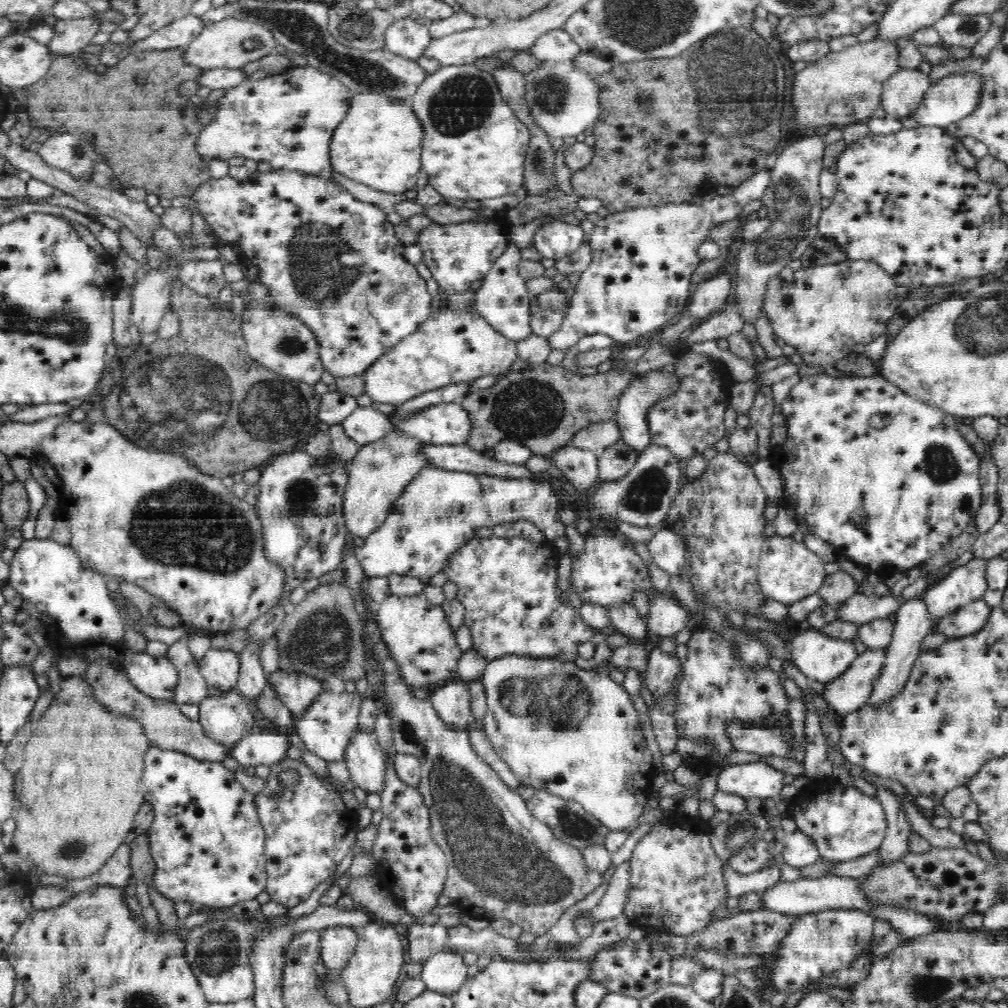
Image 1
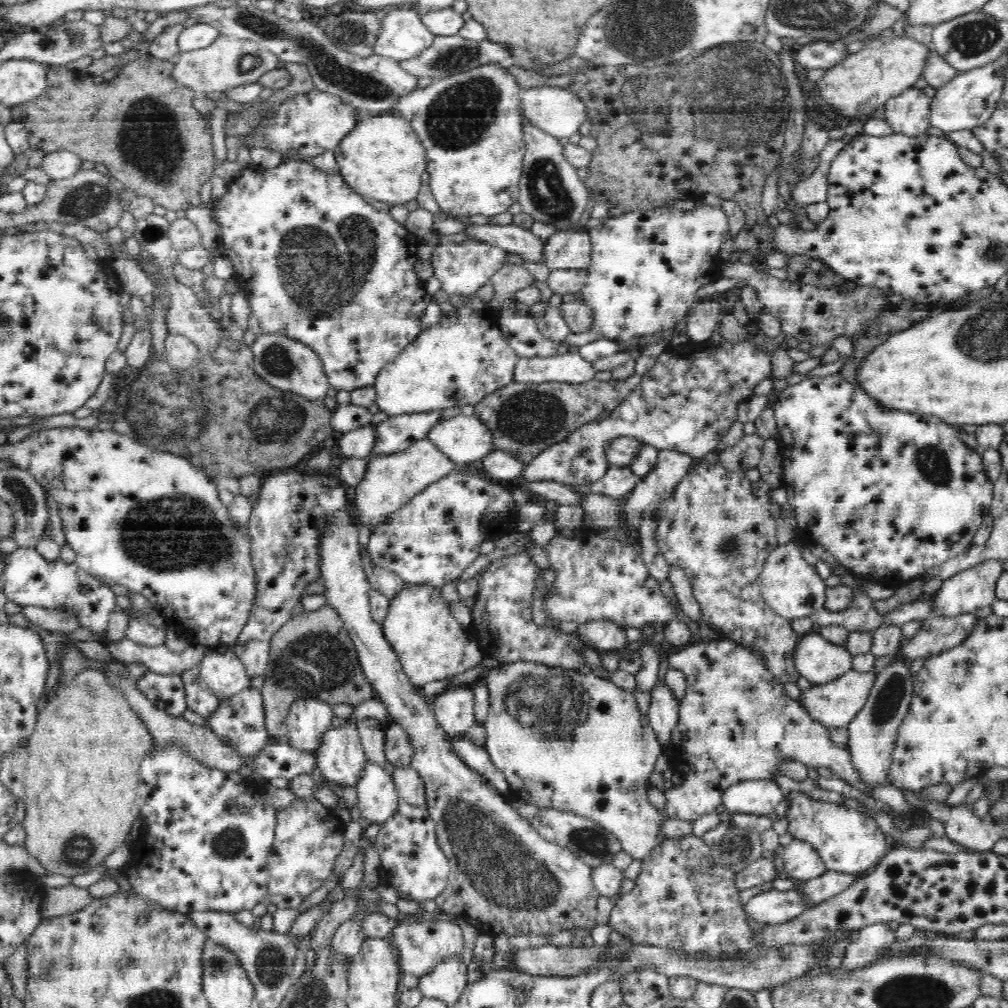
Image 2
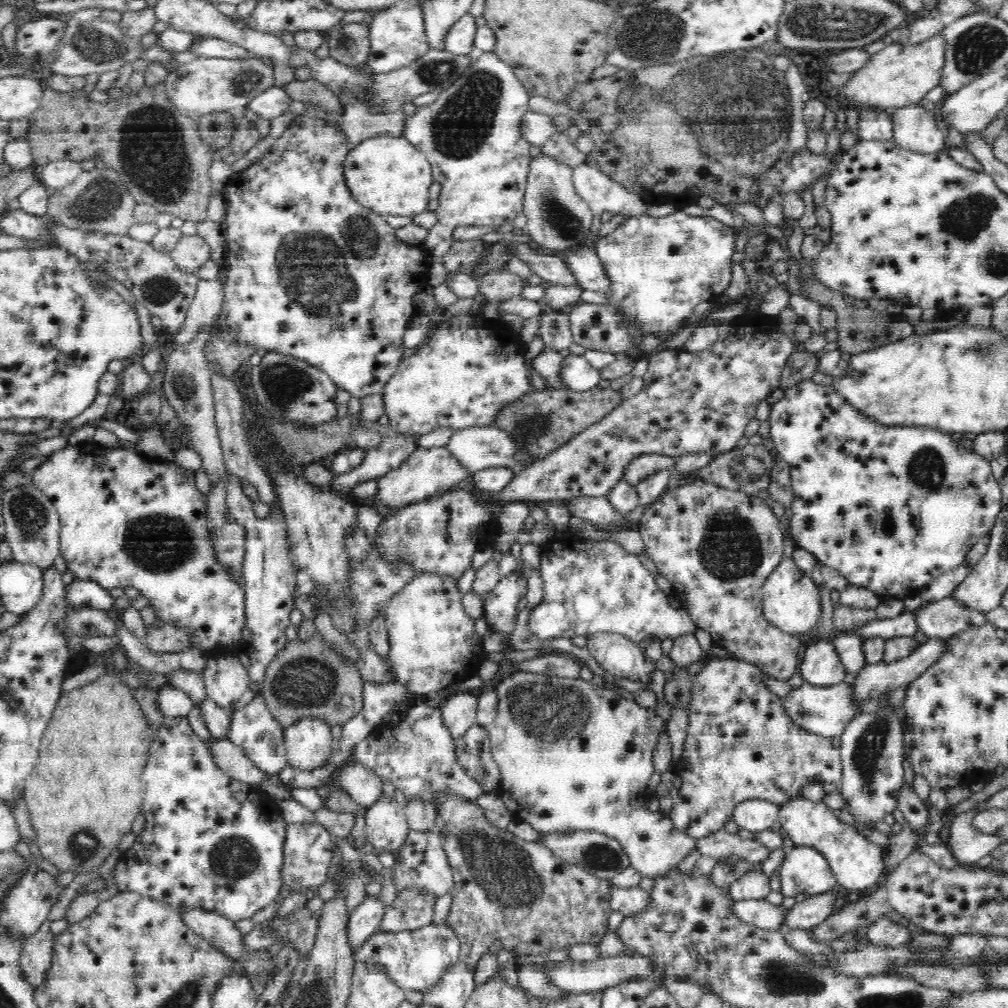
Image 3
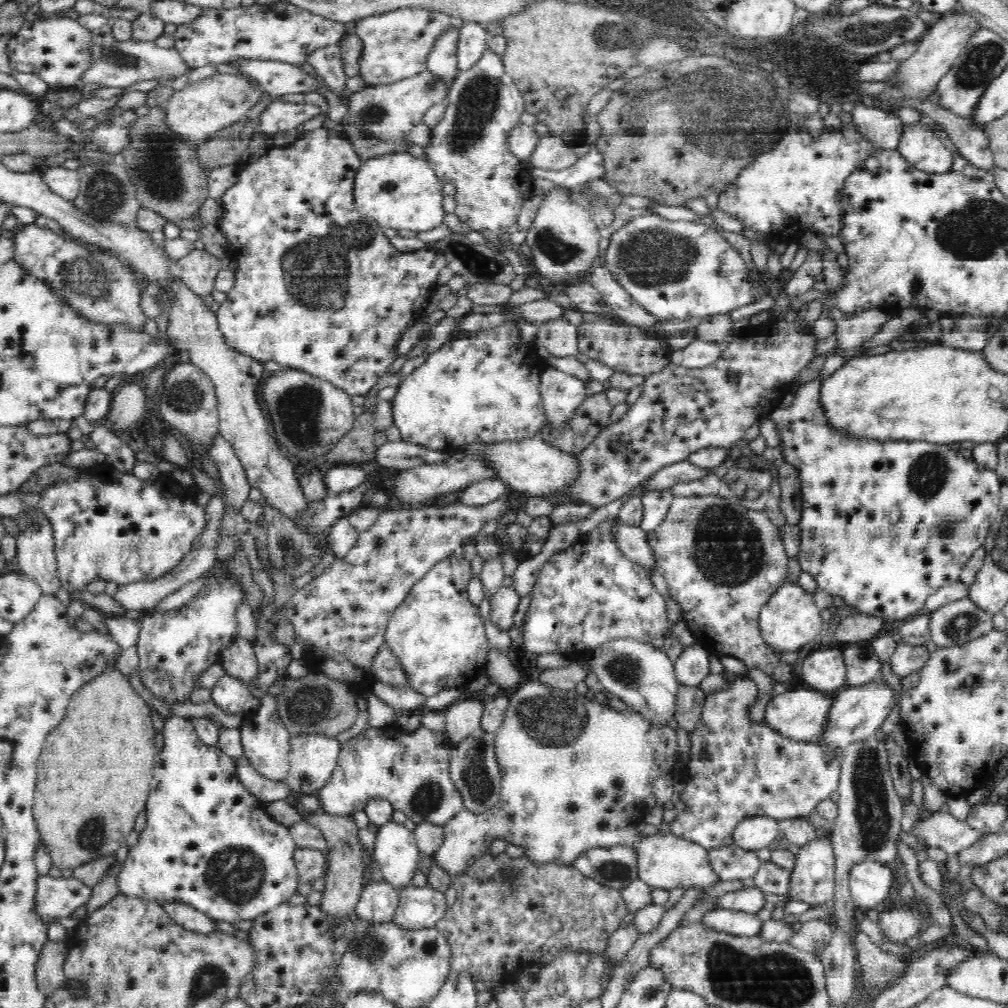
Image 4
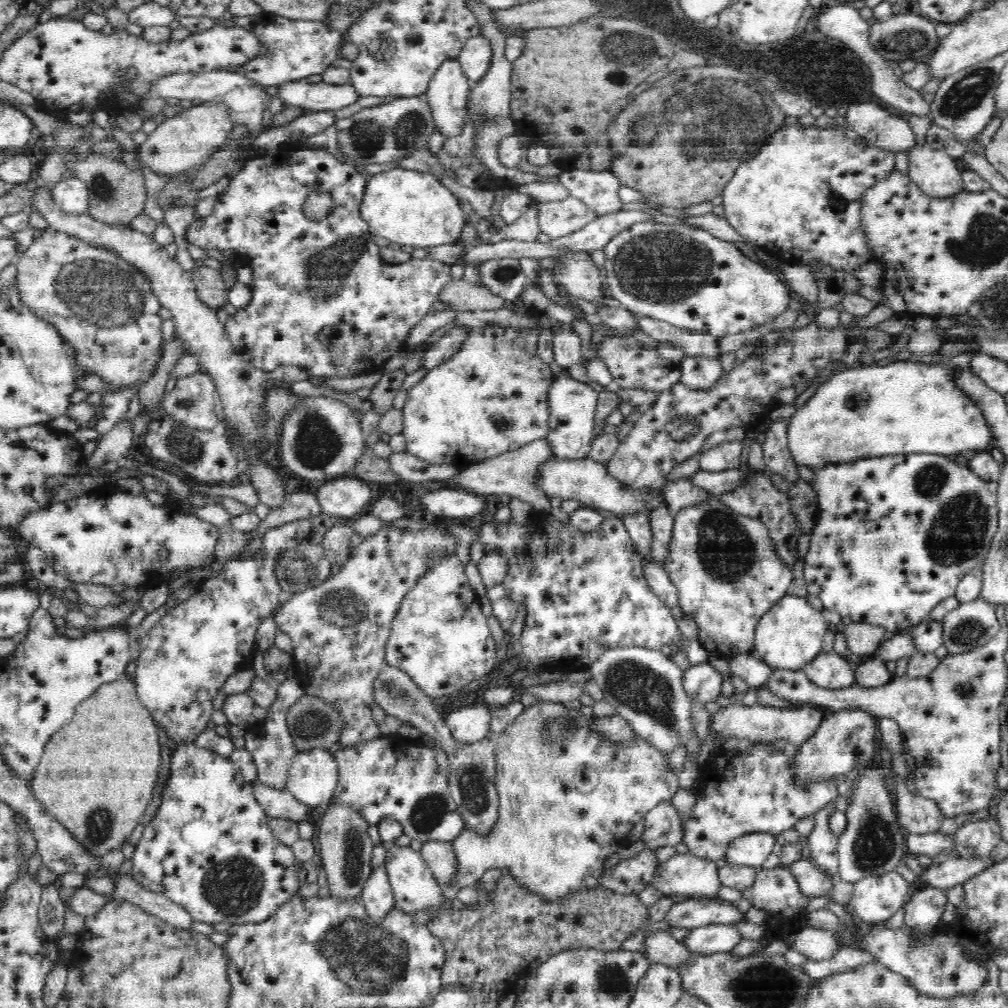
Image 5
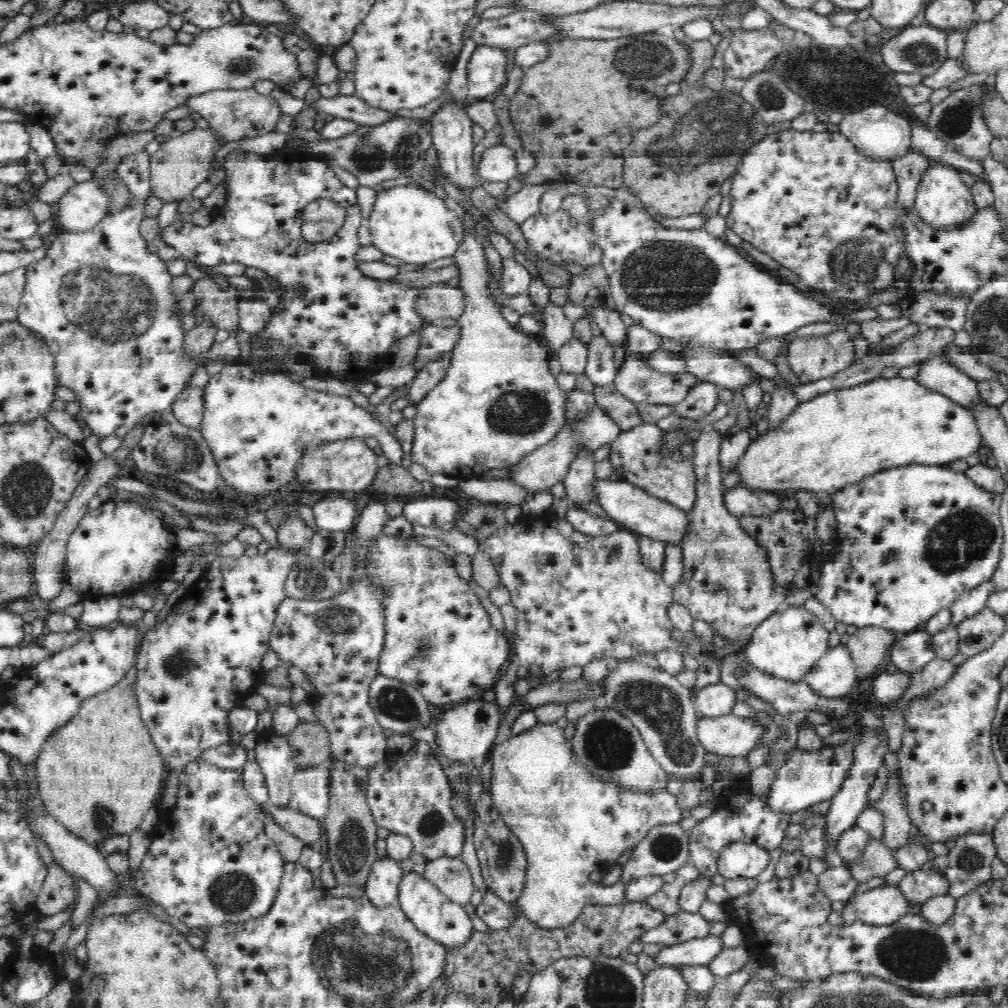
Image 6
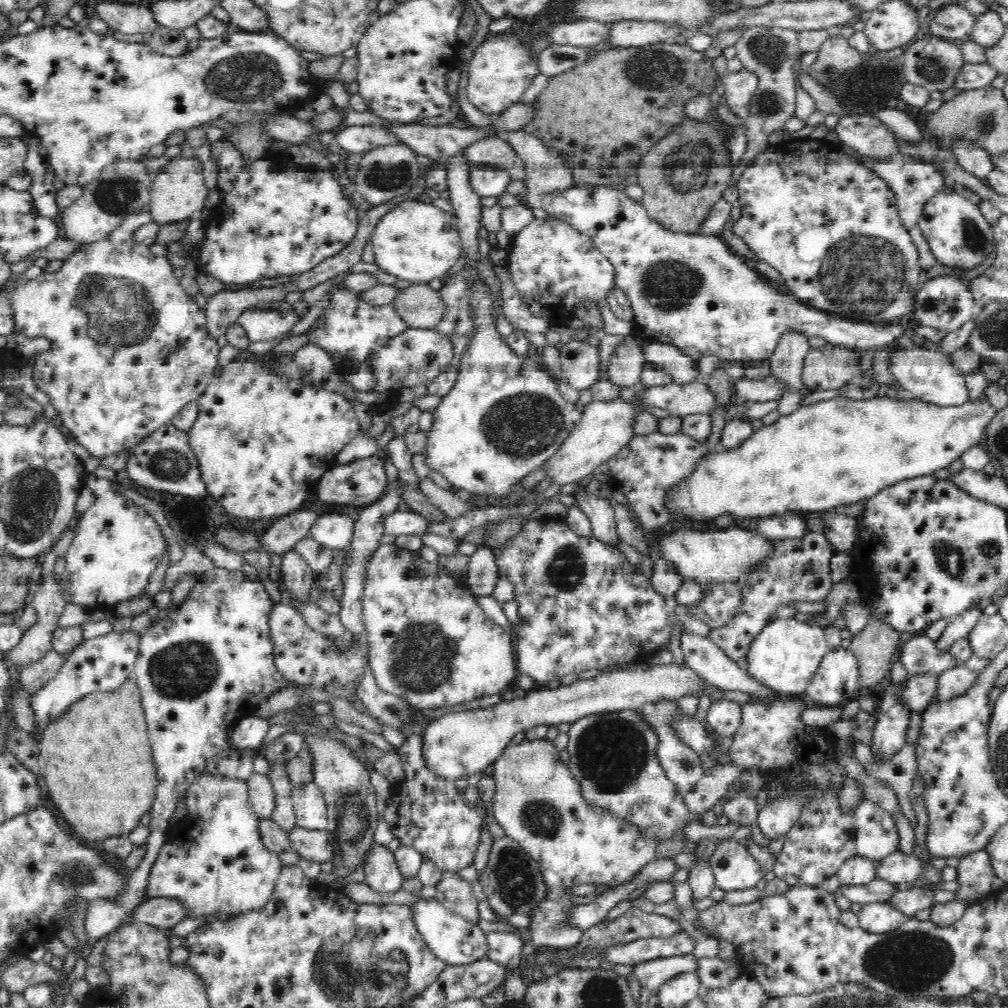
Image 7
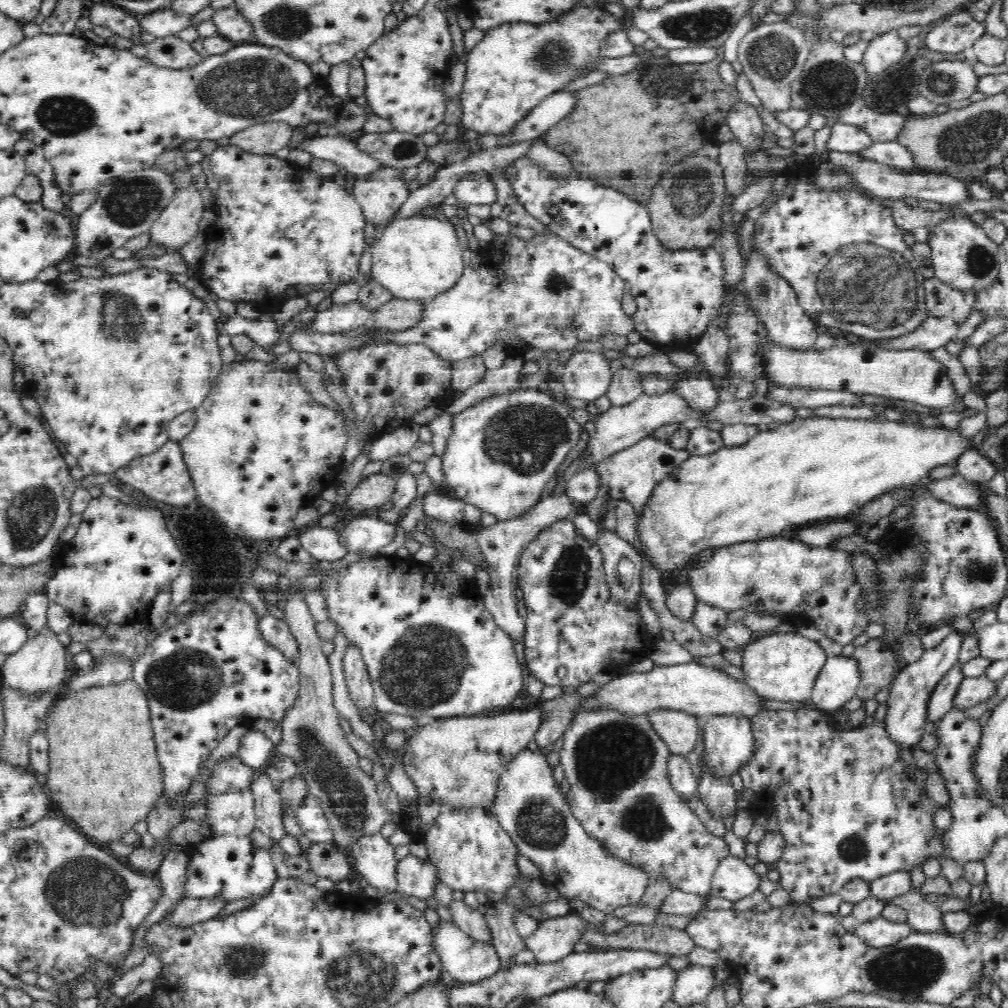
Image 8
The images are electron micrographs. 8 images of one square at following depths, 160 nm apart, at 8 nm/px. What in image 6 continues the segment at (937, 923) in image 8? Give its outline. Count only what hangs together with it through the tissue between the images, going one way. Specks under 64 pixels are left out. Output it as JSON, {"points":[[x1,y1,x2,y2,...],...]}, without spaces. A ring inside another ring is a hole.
{"points":[[844,864,836,868,827,868,818,874,818,888,830,901,841,900,848,902,854,895,859,894,856,887,860,881,852,877,851,872]]}

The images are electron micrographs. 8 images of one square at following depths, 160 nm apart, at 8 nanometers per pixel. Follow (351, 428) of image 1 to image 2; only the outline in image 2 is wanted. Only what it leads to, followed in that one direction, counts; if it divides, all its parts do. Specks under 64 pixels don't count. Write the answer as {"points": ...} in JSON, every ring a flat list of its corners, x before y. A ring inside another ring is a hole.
{"points":[[372,423,342,433,339,440,342,458,356,457,366,459,372,454,376,444,376,426]]}

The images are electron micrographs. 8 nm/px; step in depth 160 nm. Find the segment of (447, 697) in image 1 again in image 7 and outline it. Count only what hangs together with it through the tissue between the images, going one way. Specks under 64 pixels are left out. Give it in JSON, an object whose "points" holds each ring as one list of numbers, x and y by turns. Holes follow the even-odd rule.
{"points":[[653,664,652,668,646,670,646,672,642,672,642,670,620,669,611,673,600,673,596,678,590,680,578,679,577,682,560,685,557,688,545,690,532,688,523,697,514,697,510,701,502,700,500,703,487,708,446,713,442,717,430,721,426,730,423,730,424,762,426,768,428,768,429,772,432,772,433,776,442,776,444,780,466,778,466,776,470,776,474,772,484,770,494,760,498,760,503,754,502,750,506,750,510,746,510,738,514,734,521,736,540,725,558,725,562,722,572,724,574,721,578,721,579,718,593,714,614,713,626,710,634,712,638,711,640,706,644,706,646,702,652,702,652,700,658,700,658,698,678,700,680,696,684,696,688,692,700,694,702,677,699,672,692,670,692,668,686,668,686,666,678,666,678,664,666,664,666,666]]}

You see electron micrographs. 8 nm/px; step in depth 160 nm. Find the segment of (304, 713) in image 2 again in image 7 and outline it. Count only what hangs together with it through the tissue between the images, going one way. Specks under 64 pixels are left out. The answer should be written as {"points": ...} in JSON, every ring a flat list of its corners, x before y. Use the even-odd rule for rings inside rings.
{"points":[[309,782,293,790,292,805,294,805,297,826,324,832,328,825,327,806,320,788]]}

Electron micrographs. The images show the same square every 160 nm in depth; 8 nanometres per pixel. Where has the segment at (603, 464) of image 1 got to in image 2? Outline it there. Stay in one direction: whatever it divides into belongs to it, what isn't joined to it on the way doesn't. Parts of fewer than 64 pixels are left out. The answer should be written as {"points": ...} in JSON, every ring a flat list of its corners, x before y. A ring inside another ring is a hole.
{"points":[[610,465,600,480,594,482,593,485,584,485,581,490,588,493,604,494,616,500,624,500,638,481,639,478,636,477,632,469,614,468]]}

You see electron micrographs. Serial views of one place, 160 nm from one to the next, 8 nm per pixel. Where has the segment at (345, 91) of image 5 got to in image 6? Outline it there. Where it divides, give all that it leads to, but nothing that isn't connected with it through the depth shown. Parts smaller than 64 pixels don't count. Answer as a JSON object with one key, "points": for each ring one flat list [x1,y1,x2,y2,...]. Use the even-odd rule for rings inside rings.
{"points":[[338,94,332,98,321,96,316,102,310,104,318,113,323,112,335,118,351,120,355,124,367,126,380,126,382,122,393,117,390,111,371,108,355,94]]}

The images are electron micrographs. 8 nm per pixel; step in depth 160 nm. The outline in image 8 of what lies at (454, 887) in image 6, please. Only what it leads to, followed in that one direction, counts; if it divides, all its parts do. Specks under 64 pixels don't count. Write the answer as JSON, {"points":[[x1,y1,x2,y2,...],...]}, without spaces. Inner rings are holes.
{"points":[[452,899,449,912,453,922,460,927,461,931,464,931,465,936,472,937,472,940,484,944,492,943,491,930,484,920,484,915,477,909,466,905,462,900,454,901]]}

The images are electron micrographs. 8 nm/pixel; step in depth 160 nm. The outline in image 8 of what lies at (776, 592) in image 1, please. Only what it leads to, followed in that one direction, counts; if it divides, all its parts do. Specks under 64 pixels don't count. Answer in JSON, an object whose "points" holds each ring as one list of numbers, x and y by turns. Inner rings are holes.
{"points":[[776,632,770,636,762,636,748,644,742,653,741,668,746,684,764,699,773,698,784,702,808,701,816,678,829,658,817,643,802,637,798,632]]}

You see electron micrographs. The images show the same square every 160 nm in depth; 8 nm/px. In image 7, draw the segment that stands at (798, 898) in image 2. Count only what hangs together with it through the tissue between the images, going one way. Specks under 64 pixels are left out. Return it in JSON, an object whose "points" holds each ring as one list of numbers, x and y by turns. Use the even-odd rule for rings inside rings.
{"points":[[693,953,682,957,662,957,654,961,636,964,632,975,638,979,640,986,646,986,658,994,660,986,672,977,685,972,698,971,698,958]]}

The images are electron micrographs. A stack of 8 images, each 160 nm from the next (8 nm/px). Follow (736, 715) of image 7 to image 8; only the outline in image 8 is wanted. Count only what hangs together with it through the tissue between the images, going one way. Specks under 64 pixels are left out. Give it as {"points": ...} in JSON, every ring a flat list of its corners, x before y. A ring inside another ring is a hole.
{"points":[[710,716,703,720,704,722,704,744,706,744,706,758,704,758,704,764,714,772,718,772,718,776,730,776,734,772,742,772,744,766,748,766,754,758,756,750,755,736,752,735,751,722,743,720,738,716]]}

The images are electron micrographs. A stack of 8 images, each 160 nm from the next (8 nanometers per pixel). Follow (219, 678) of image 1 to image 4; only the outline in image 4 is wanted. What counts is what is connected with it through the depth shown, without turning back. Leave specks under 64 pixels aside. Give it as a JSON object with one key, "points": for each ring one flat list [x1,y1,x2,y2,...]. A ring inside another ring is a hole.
{"points":[[226,673,226,678,220,678,211,688,211,700,227,713,242,713,246,700,250,698,251,690,248,683,238,678,232,678]]}

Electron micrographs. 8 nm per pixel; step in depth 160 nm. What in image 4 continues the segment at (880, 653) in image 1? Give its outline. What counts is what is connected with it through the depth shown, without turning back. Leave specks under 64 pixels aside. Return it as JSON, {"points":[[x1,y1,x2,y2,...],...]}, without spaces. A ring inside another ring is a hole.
{"points":[[796,688,776,695,767,704,766,724,774,733,780,734,790,741,817,743,823,738,828,722,828,712,832,706,832,698,827,693,812,688]]}

